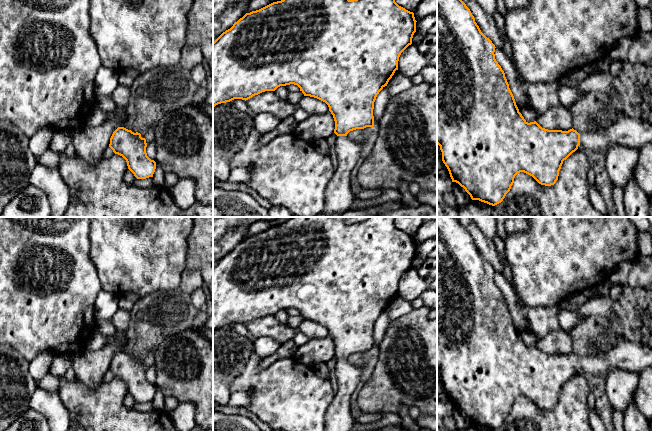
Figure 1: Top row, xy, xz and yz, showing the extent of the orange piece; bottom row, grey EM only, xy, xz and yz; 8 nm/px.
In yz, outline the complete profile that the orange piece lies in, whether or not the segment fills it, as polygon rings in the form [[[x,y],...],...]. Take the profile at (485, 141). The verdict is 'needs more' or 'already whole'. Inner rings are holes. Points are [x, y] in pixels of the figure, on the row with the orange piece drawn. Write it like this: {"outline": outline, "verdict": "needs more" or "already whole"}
{"outline": [[[437,0],[437,144],[452,182],[463,187],[472,200],[492,206],[501,203],[520,172],[532,176],[541,185],[554,185],[563,161],[579,145],[604,153],[612,145],[639,150],[652,141],[652,123],[632,116],[615,119],[604,132],[594,129],[581,135],[573,128],[568,131],[548,130],[536,121],[528,123],[519,112],[505,73],[495,59],[495,48],[492,41],[481,32],[462,0]]], "verdict": "needs more"}

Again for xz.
{"outline": [[[281,0],[273,2],[259,10],[246,13],[233,26],[223,32],[213,42],[213,107],[218,104],[230,102],[234,99],[248,100],[265,91],[275,91],[280,86],[290,84],[297,85],[304,96],[317,98],[325,102],[335,121],[334,133],[338,136],[333,151],[337,155],[338,167],[327,185],[323,217],[341,217],[349,210],[355,199],[352,191],[350,175],[361,153],[363,143],[347,137],[350,131],[374,126],[374,102],[379,92],[387,86],[389,80],[398,70],[398,61],[401,53],[412,44],[412,38],[416,32],[416,20],[414,13],[399,6],[395,0]]], "verdict": "needs more"}

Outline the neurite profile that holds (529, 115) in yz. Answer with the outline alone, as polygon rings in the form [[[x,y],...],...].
[[[523,108],[520,109],[519,112],[522,114],[526,122],[530,123],[536,121],[537,115],[534,110],[530,108]]]

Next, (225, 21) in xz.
[[[240,0],[213,20],[213,42],[245,15],[246,9],[251,1],[253,0]]]

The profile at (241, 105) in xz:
[[[234,99],[232,101],[230,101],[231,104],[238,109],[241,112],[244,112],[246,114],[248,114],[252,119],[255,118],[256,113],[254,113],[248,106],[247,102],[245,100],[242,99]]]

